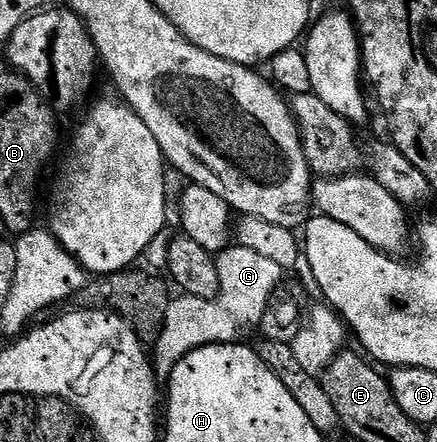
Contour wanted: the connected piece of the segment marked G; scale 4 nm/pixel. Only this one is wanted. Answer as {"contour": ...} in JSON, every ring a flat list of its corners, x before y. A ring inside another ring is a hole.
{"contour":[[239,244,228,247,215,259,220,290,217,298,182,294,179,295,180,298,175,297,169,301,163,330,152,348,153,370,159,383,167,383,177,364,193,350,235,342,245,330,257,329,284,276,284,269,273,260]]}

